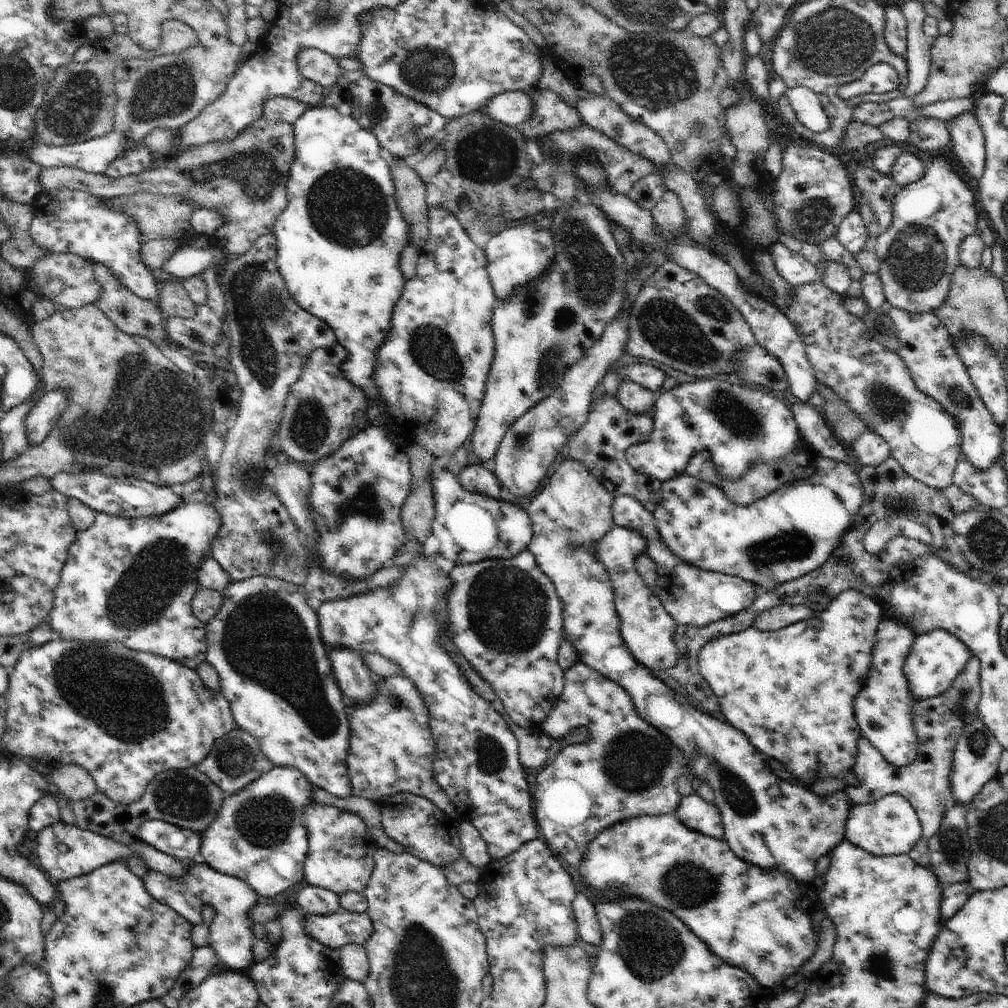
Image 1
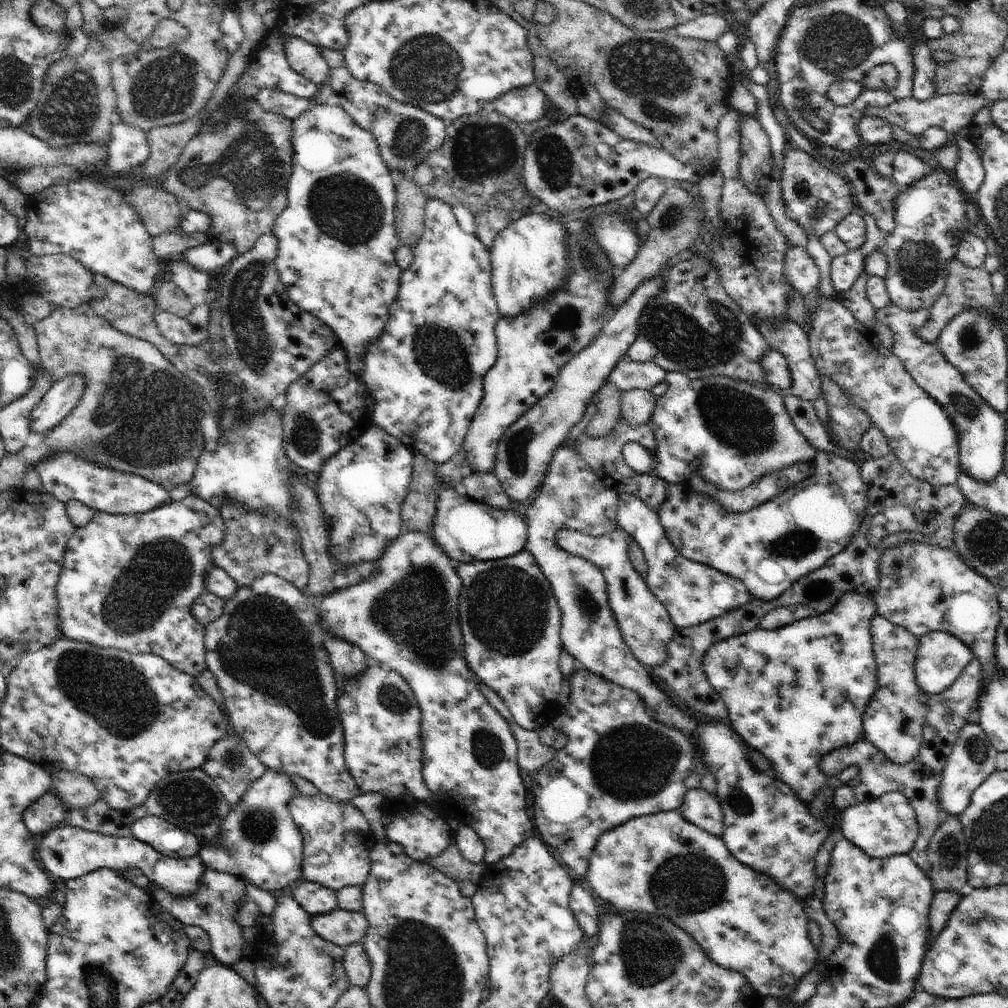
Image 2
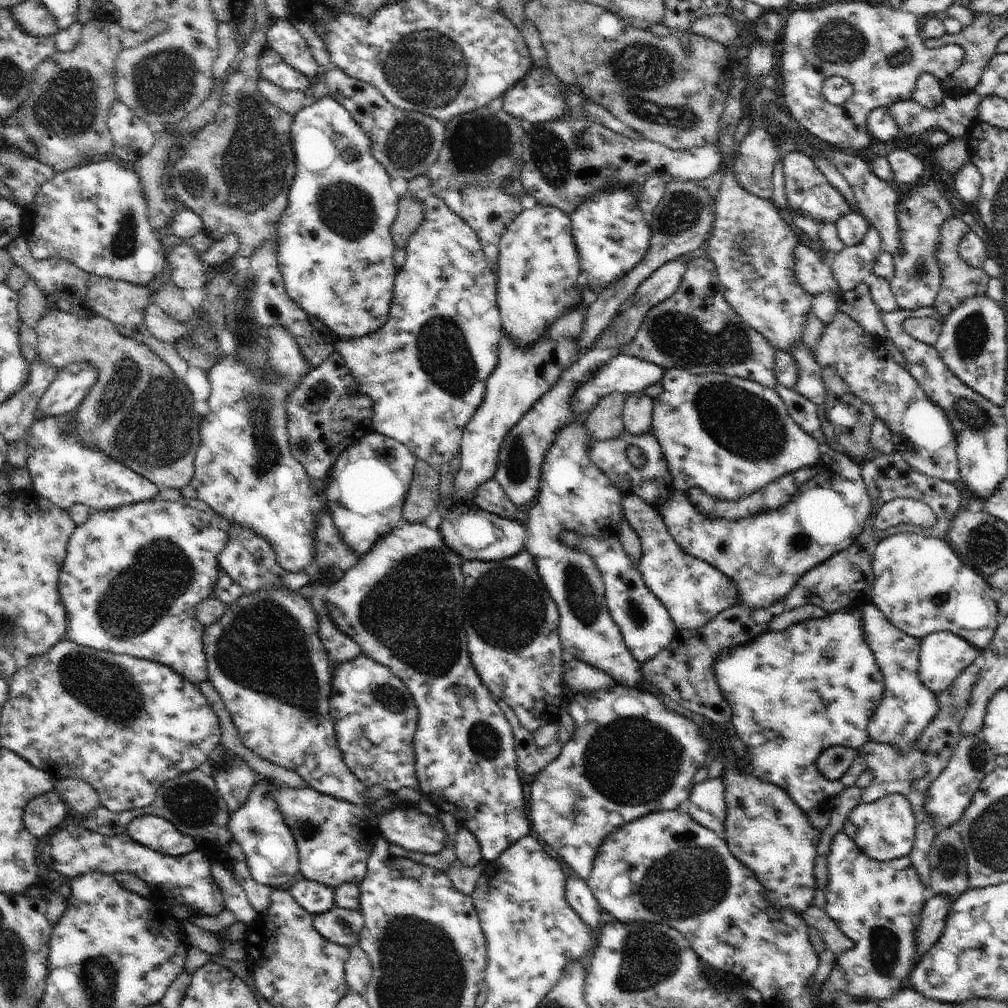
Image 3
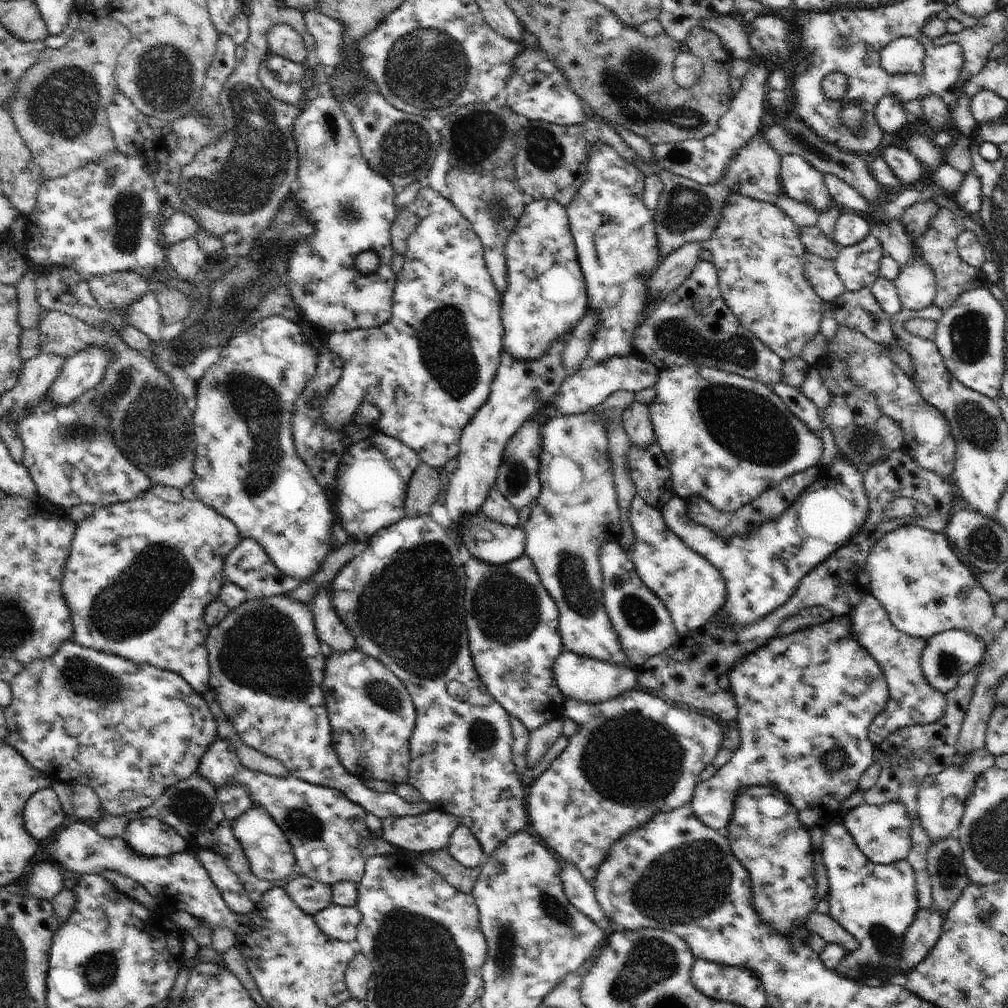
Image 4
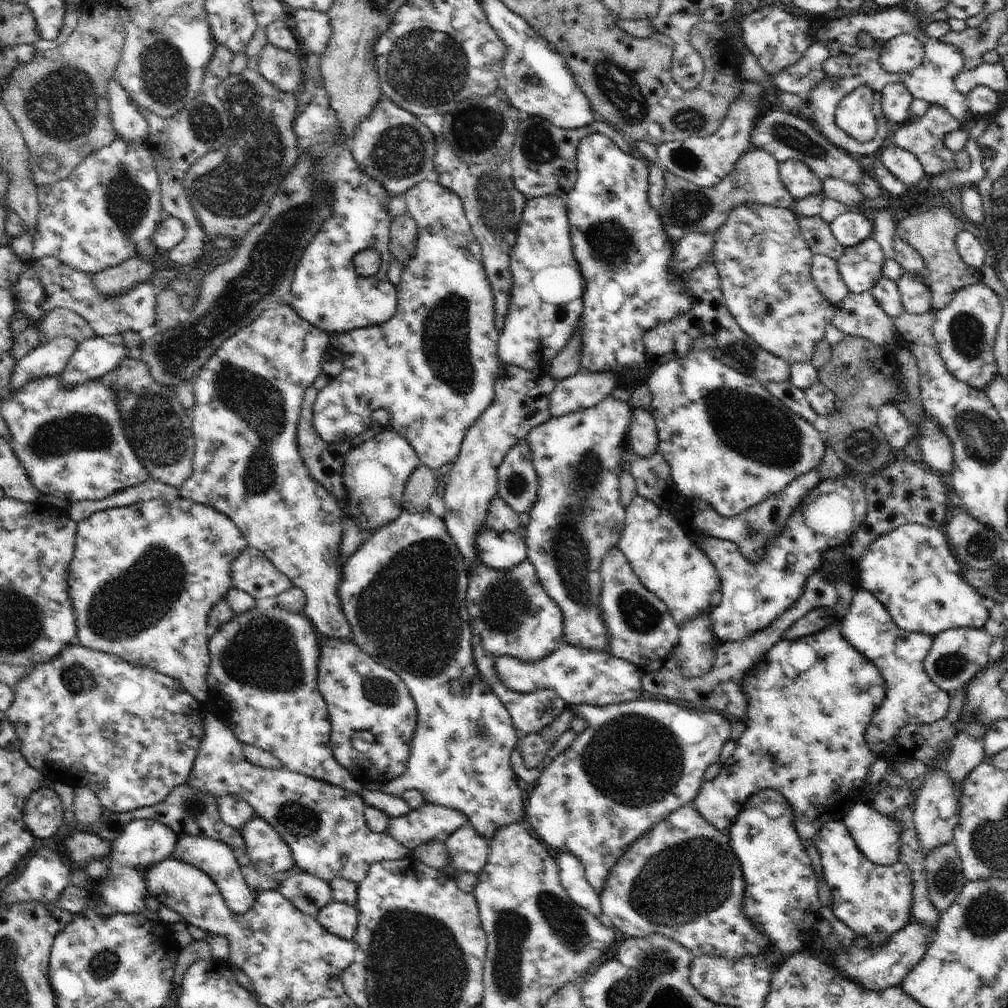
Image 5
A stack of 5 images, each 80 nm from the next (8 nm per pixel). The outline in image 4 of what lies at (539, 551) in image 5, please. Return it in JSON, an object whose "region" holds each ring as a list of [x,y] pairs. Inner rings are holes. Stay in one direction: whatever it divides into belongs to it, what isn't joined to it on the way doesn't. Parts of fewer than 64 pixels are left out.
{"region":[[[586,412],[581,414],[574,414],[573,416],[556,416],[553,419],[548,420],[542,424],[542,430],[540,430],[540,456],[538,456],[540,465],[539,480],[542,486],[539,496],[533,505],[532,514],[526,522],[526,527],[523,528],[525,532],[525,554],[532,560],[534,567],[538,572],[538,577],[544,586],[544,589],[552,596],[554,602],[559,609],[559,630],[563,643],[563,651],[576,652],[581,656],[588,656],[588,658],[596,658],[602,660],[602,662],[614,662],[614,664],[628,664],[632,670],[637,670],[638,666],[630,664],[620,642],[618,642],[618,634],[616,630],[612,628],[612,622],[606,614],[606,610],[603,604],[603,575],[600,567],[600,558],[598,550],[602,544],[606,542],[618,541],[621,538],[621,520],[620,520],[620,508],[618,506],[618,496],[616,493],[615,475],[612,471],[612,462],[610,462],[610,442],[608,442],[608,436],[606,436],[606,430],[604,430],[604,418],[596,412]]]}

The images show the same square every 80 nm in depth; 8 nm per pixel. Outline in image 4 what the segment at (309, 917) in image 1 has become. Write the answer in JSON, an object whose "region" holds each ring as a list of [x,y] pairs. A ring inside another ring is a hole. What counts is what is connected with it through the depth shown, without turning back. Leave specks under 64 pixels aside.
{"region":[[[330,904],[314,916],[316,924],[328,937],[348,943],[356,943],[361,914],[355,907]]]}

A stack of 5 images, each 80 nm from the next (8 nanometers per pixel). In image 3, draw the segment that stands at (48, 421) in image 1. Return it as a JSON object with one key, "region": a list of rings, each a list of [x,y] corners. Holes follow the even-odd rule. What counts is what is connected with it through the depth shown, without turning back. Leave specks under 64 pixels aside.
{"region":[[[72,362],[66,364],[52,382],[50,389],[42,396],[36,408],[35,420],[46,416],[60,418],[66,412],[80,407],[90,388],[98,380],[98,370],[92,362]]]}

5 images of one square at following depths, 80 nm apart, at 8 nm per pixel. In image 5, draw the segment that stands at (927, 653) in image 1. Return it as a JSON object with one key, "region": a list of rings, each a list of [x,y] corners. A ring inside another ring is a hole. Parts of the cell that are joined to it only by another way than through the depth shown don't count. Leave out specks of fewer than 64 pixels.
{"region":[[[984,627],[980,629],[956,628],[940,632],[934,637],[932,647],[924,660],[924,670],[936,686],[951,694],[962,686],[967,686],[980,670],[989,665],[988,650],[993,639]]]}

